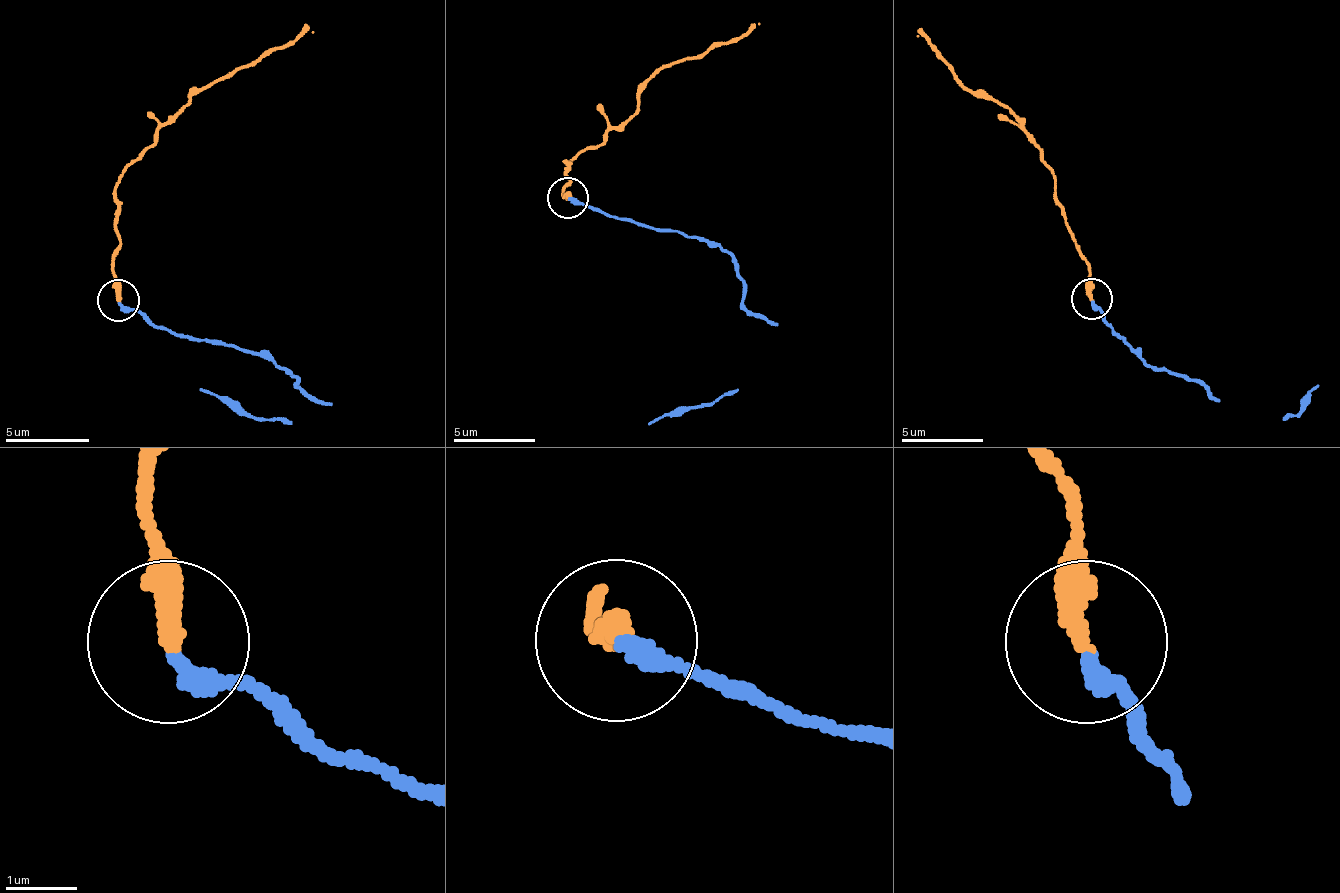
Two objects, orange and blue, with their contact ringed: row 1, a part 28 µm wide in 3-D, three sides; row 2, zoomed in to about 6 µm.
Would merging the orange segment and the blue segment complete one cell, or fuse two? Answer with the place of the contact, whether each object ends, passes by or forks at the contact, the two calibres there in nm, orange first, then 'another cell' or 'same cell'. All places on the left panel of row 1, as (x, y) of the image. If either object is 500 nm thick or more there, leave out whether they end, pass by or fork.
(118, 300) | orange ends | blue ends | 360/260 nm | another cell

